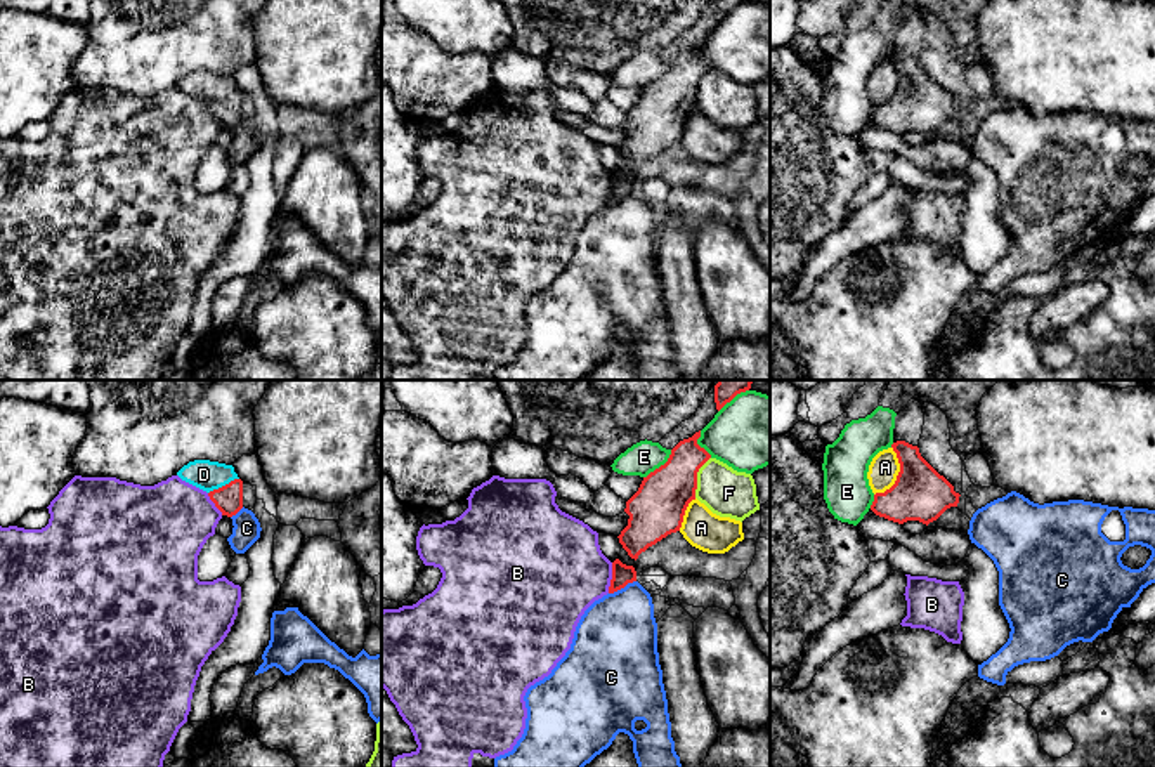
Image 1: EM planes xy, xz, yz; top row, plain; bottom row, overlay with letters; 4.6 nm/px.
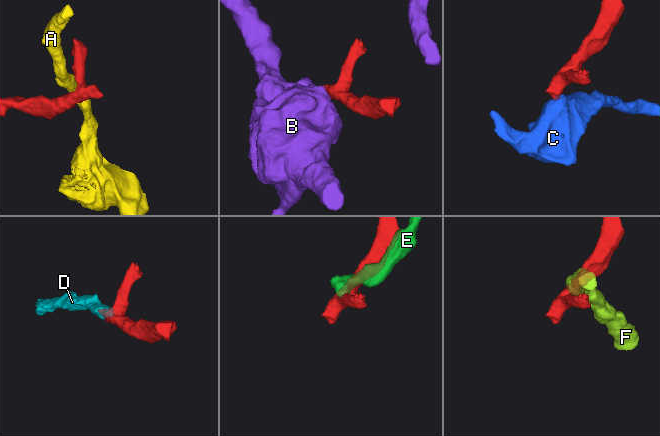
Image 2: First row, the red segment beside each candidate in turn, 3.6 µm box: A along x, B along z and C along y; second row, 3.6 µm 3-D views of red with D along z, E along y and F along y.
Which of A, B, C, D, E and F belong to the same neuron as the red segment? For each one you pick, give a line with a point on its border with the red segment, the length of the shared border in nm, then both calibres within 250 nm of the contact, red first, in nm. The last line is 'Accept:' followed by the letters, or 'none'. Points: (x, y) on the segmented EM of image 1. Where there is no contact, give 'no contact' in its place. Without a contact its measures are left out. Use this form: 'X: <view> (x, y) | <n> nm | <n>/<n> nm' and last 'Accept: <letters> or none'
D: xy (222, 486) | 160 nm | 130/140 nm
Accept: D

